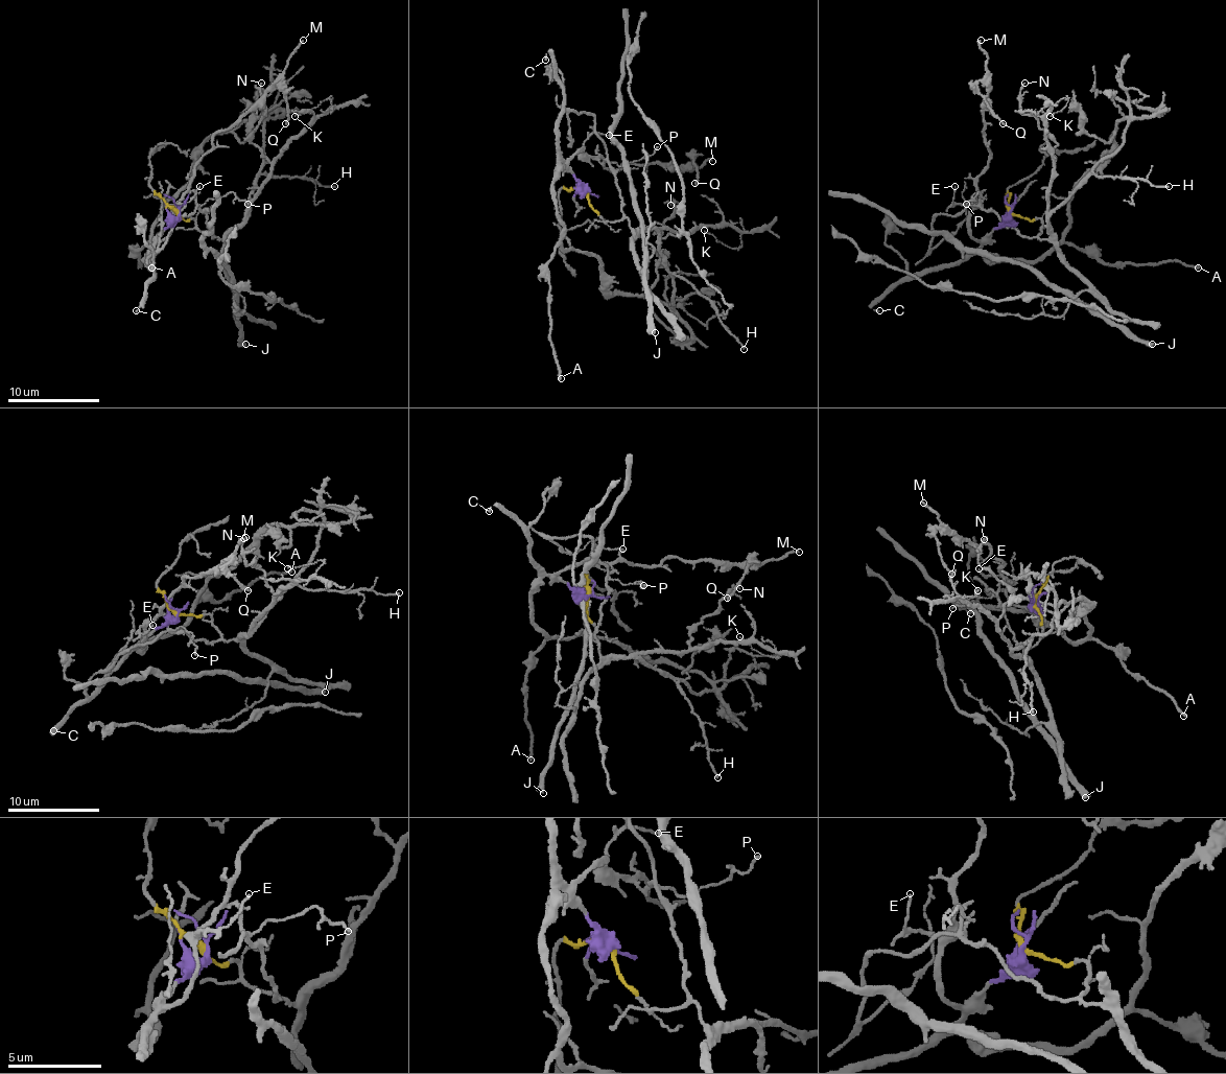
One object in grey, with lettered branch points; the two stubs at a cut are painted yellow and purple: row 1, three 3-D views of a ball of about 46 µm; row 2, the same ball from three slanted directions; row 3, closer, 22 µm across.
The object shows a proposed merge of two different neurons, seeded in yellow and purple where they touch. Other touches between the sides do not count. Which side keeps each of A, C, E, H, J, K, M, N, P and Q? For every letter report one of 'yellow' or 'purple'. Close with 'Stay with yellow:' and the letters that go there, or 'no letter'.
A: purple
C: purple
E: purple
H: yellow
J: yellow
K: yellow
M: purple
N: yellow
P: yellow
Q: purple
Stay with yellow: H, J, K, N, P

